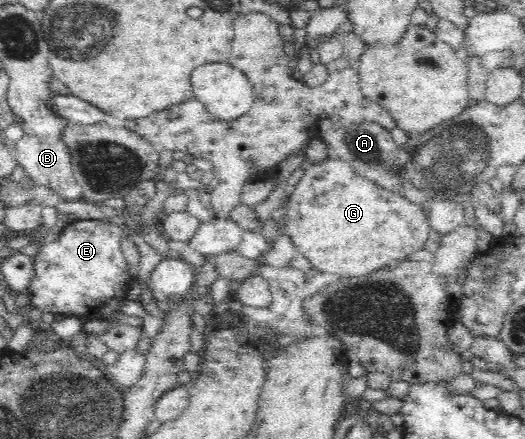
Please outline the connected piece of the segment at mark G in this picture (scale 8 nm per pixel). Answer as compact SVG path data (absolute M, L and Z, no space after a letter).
M331 156L314 163L304 172L302 179L289 195L282 229L294 243L295 253L308 259L310 265L316 269L337 273L344 278L360 277L371 274L374 269L380 269L392 259L402 260L420 251L428 241L431 227L424 207L358 175L346 161Z

